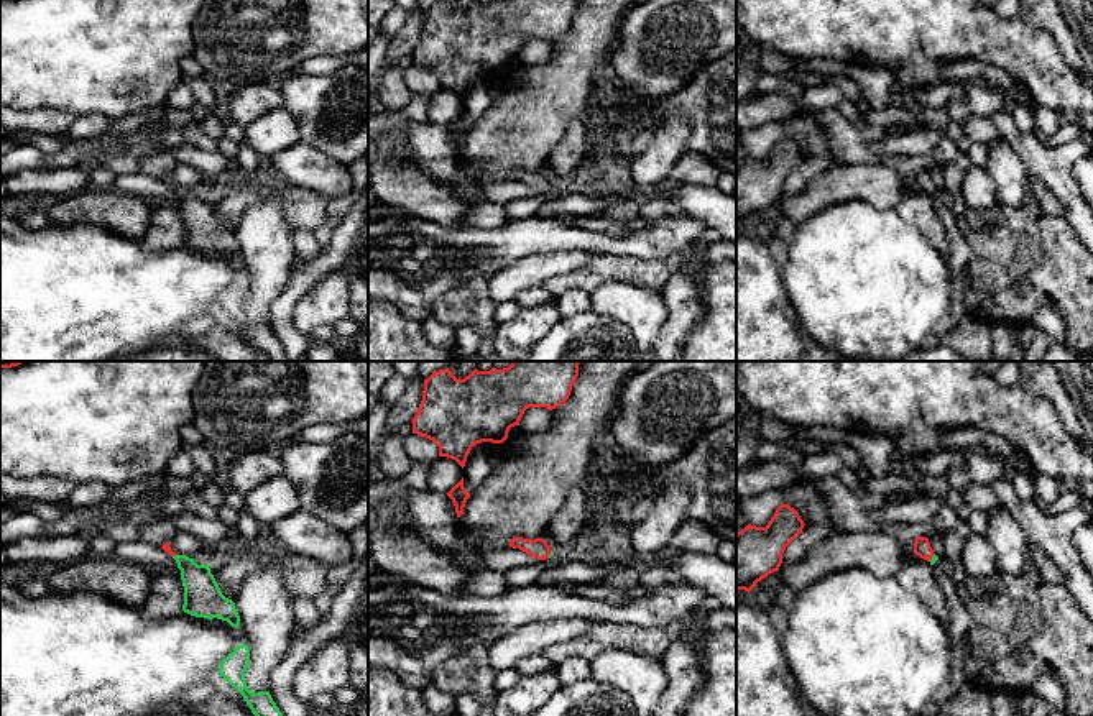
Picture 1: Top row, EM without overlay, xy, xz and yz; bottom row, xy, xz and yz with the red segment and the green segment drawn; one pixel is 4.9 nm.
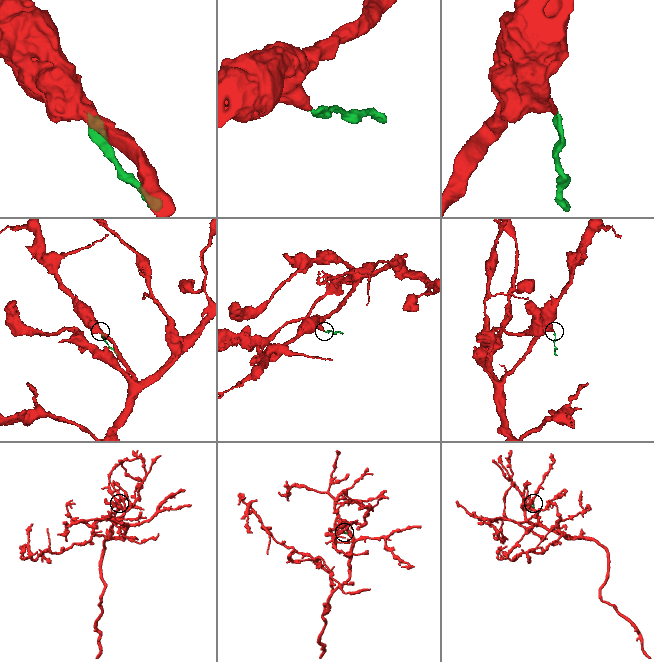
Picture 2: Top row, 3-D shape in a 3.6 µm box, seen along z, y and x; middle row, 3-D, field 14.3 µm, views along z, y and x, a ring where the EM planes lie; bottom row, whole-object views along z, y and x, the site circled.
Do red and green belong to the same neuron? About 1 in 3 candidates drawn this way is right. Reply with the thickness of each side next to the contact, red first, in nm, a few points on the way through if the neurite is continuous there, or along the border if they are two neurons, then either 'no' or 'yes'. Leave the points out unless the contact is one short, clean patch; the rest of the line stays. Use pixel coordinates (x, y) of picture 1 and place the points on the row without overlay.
calibres 90 and 20 nm; way xz (538, 179), (549, 186), (551, 184); yes

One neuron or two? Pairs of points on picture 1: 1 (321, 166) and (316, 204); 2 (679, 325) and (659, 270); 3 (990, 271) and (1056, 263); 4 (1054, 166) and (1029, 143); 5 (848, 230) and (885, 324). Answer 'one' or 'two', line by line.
1: two
2: two
3: one
4: one
5: one

